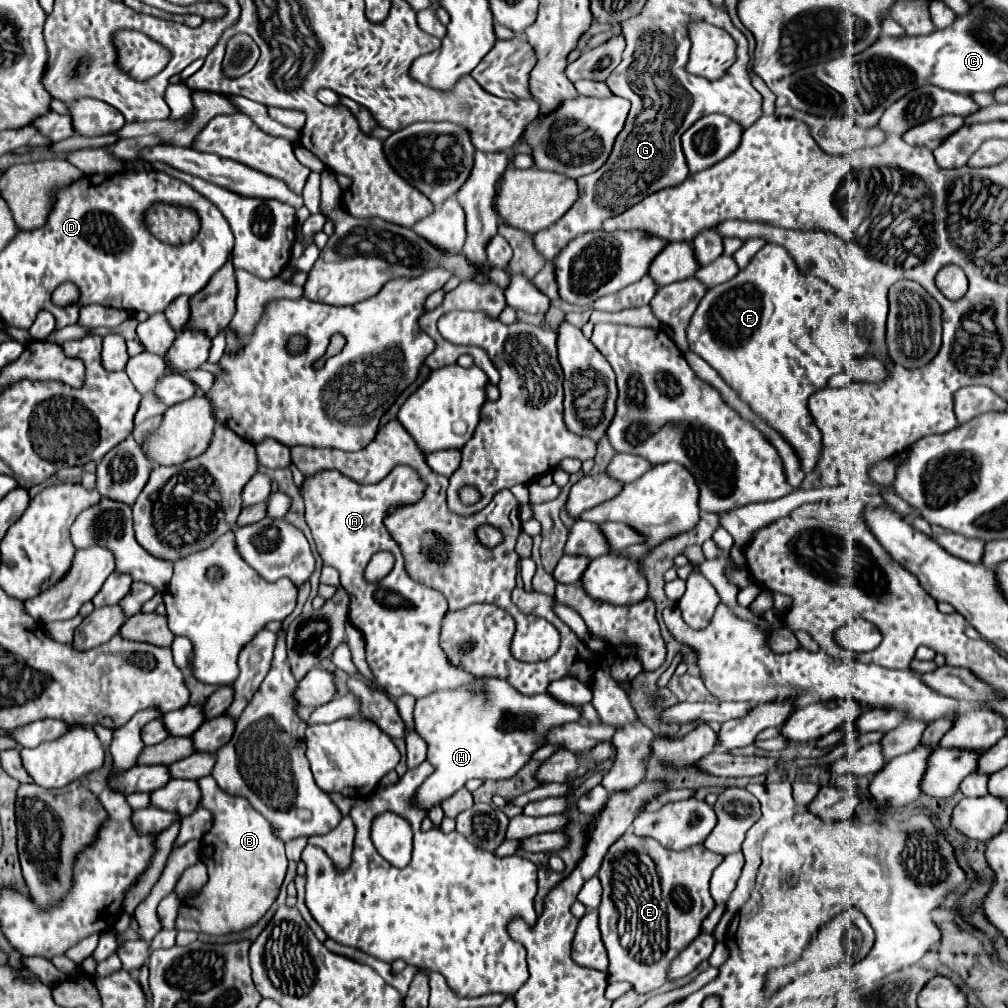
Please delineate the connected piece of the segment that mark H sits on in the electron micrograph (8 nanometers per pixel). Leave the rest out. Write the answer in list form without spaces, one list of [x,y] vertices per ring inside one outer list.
[[[494,677],[416,699],[414,723],[428,743],[428,761],[434,765],[434,773],[416,789],[414,807],[430,811],[470,779],[500,781],[514,777],[532,759],[532,753],[544,747],[550,729],[580,719],[580,707],[576,705],[562,703],[550,693],[526,697],[508,681]]]

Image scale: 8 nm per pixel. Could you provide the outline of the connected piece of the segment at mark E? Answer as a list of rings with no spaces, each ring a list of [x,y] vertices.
[[[624,833],[608,849],[608,857],[602,861],[598,871],[598,879],[604,889],[598,911],[600,933],[610,959],[610,983],[628,981],[636,993],[650,993],[664,983],[668,963],[688,943],[692,943],[696,935],[700,935],[704,917],[716,905],[708,883],[712,871],[722,861],[724,855],[712,853],[704,845],[694,845],[684,851],[670,851],[660,847],[654,839],[638,837],[634,833]]]

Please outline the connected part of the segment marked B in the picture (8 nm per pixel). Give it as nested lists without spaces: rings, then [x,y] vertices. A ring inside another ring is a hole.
[[[212,777],[198,779],[202,807],[212,813],[212,829],[202,837],[200,861],[208,867],[206,885],[188,899],[182,899],[176,919],[178,931],[206,935],[228,935],[256,925],[278,897],[286,875],[284,843],[274,837],[272,825],[244,797],[224,793]]]

